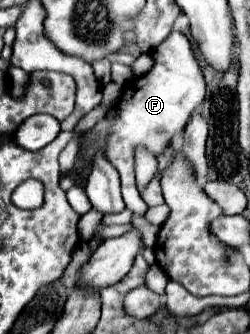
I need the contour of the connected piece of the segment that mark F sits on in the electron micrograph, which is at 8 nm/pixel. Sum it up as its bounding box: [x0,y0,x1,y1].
[86,32,206,246]

